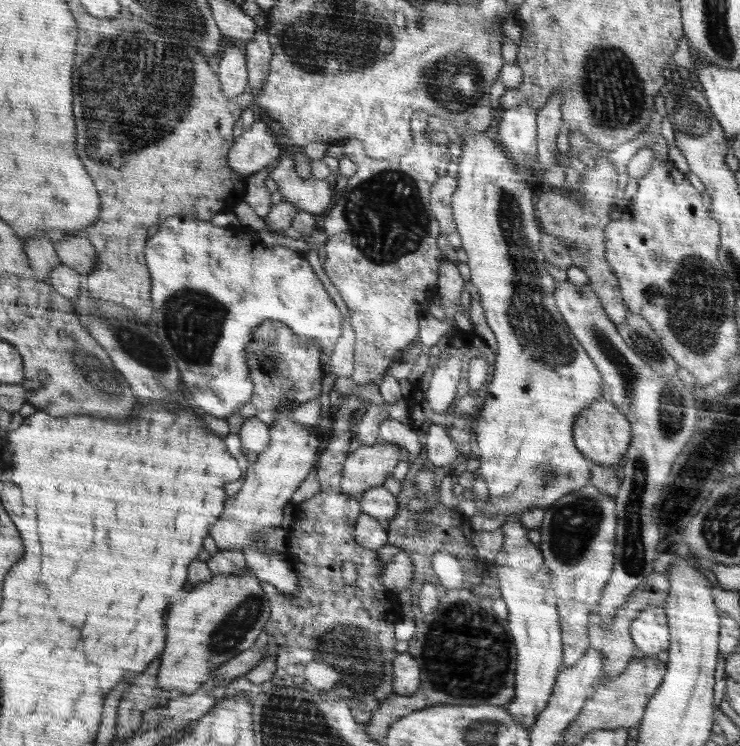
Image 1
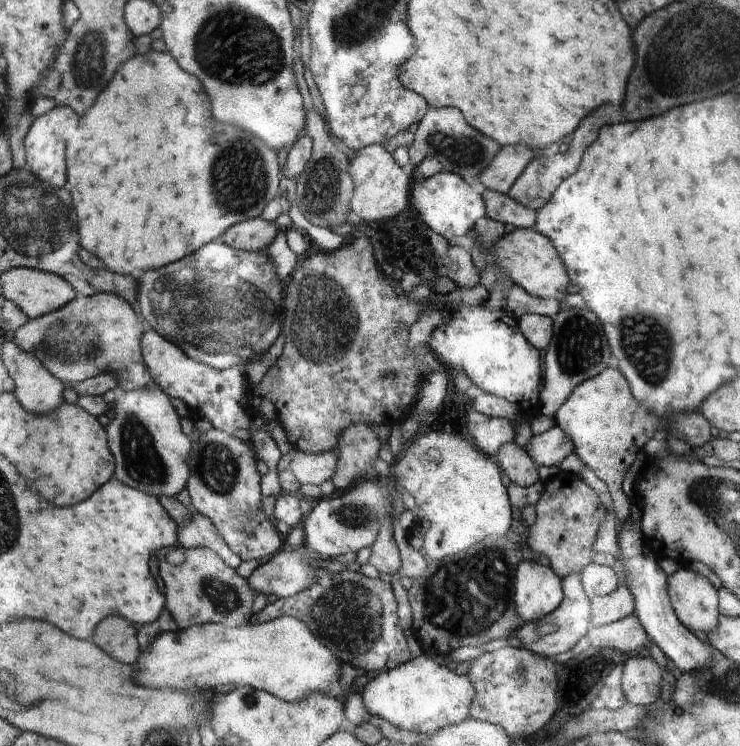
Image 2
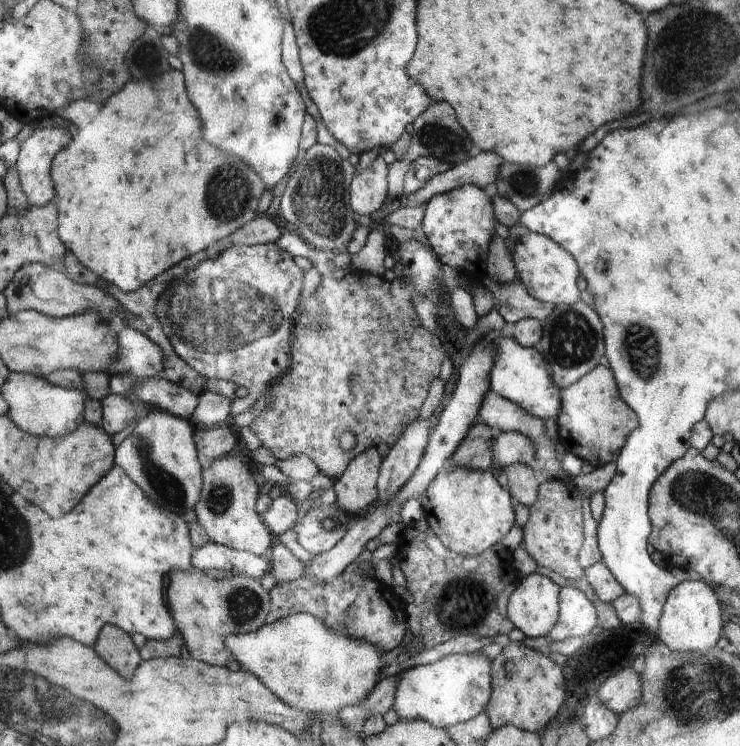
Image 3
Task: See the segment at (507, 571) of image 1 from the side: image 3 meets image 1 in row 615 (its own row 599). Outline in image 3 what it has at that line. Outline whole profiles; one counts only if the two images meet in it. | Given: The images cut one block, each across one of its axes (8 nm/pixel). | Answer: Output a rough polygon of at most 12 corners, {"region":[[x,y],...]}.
{"region":[[520,578],[507,617],[524,636],[547,637],[558,620],[558,586]]}

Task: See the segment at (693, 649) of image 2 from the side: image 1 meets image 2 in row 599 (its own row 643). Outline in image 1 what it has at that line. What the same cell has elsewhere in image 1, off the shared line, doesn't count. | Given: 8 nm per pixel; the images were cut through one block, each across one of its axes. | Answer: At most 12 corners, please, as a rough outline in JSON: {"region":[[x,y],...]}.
{"region":[[652,606],[630,622],[645,656],[668,648],[667,611]]}

